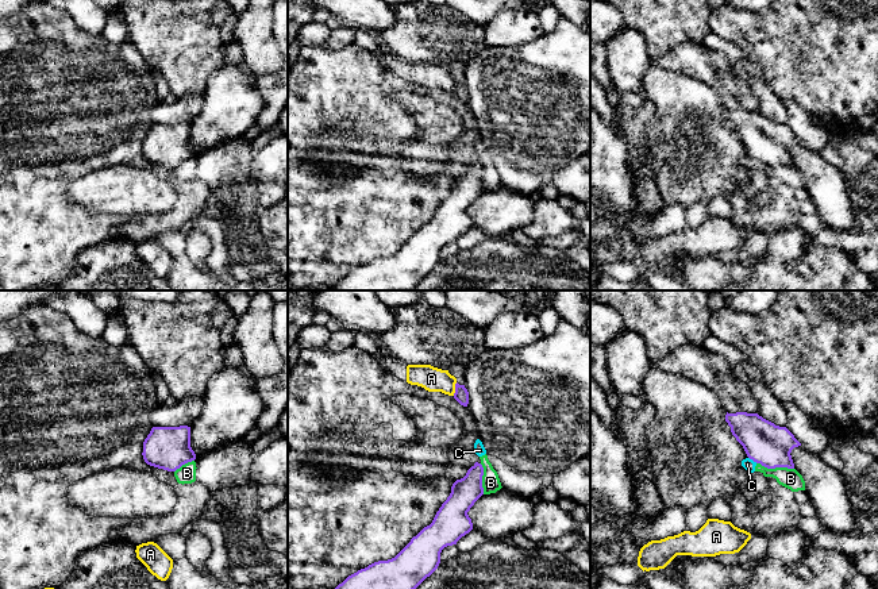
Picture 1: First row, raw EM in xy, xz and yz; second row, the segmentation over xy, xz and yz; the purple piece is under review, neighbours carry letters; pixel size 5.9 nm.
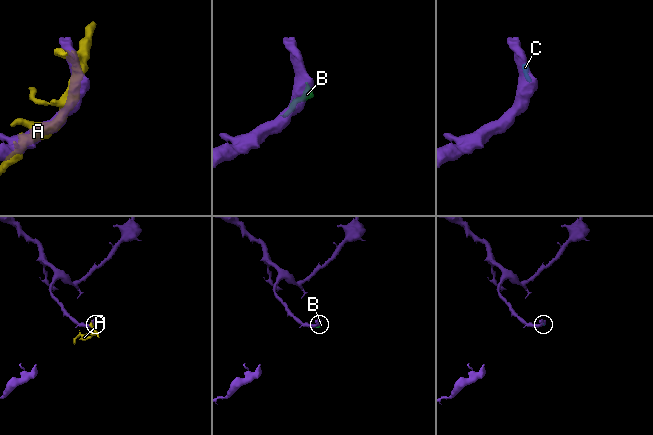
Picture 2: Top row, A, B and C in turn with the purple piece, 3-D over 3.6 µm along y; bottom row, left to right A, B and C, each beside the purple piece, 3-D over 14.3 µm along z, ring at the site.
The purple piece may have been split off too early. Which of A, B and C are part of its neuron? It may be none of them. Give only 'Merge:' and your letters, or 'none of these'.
Merge: none of these

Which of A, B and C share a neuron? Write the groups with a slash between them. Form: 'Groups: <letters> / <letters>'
Groups: A / B C

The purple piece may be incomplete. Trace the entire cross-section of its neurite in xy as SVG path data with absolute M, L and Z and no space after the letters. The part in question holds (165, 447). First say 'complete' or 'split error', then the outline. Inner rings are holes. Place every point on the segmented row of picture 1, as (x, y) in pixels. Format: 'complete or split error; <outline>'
complete; M153 427L143 442L143 459L147 465L176 471L196 459L190 447L190 427Z

